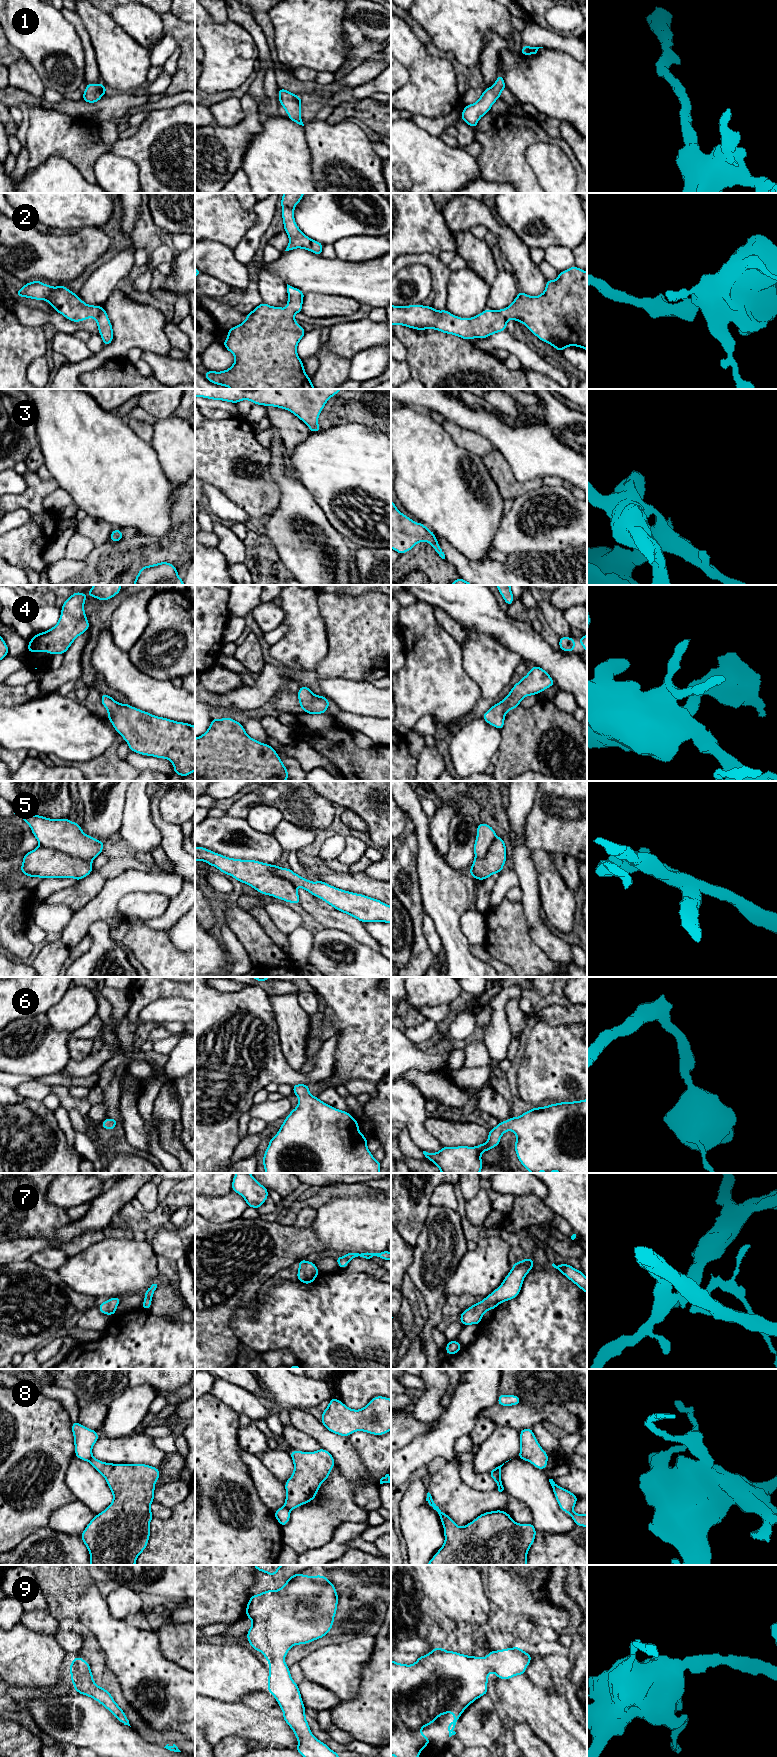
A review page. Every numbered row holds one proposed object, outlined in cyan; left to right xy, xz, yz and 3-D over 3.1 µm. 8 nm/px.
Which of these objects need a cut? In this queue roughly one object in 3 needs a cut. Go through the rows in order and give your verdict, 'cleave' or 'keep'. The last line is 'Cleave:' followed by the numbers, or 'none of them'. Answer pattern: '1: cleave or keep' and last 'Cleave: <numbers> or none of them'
1: keep
2: keep
3: keep
4: keep
5: keep
6: keep
7: keep
8: cleave
9: keep
Cleave: 8

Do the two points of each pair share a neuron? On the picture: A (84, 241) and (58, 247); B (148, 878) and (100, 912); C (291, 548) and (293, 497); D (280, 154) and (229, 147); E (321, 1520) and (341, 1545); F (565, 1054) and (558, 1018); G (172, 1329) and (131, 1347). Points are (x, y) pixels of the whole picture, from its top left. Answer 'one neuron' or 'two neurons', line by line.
A: one neuron
B: one neuron
C: one neuron
D: two neurons
E: two neurons
F: two neurons
G: one neuron

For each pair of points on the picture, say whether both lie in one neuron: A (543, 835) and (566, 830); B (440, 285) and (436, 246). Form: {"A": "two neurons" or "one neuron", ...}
{"A": "one neuron", "B": "two neurons"}

